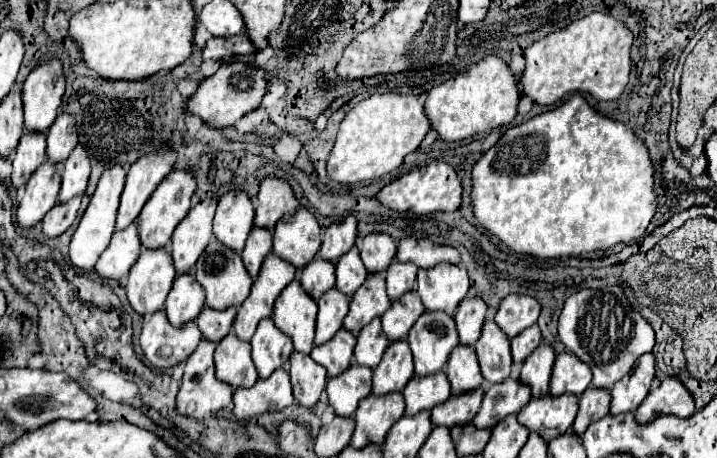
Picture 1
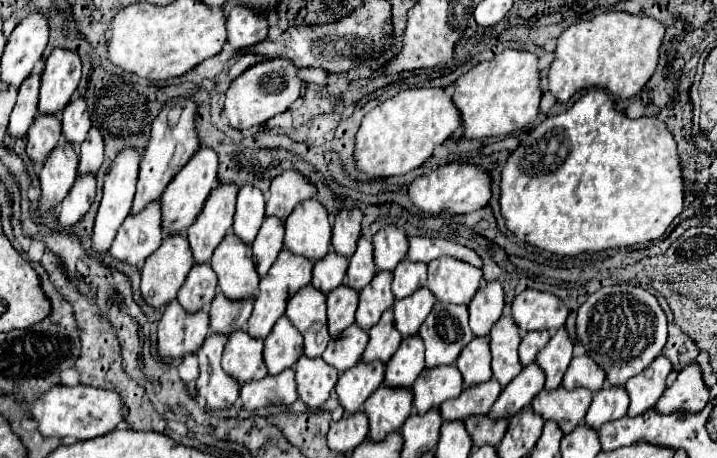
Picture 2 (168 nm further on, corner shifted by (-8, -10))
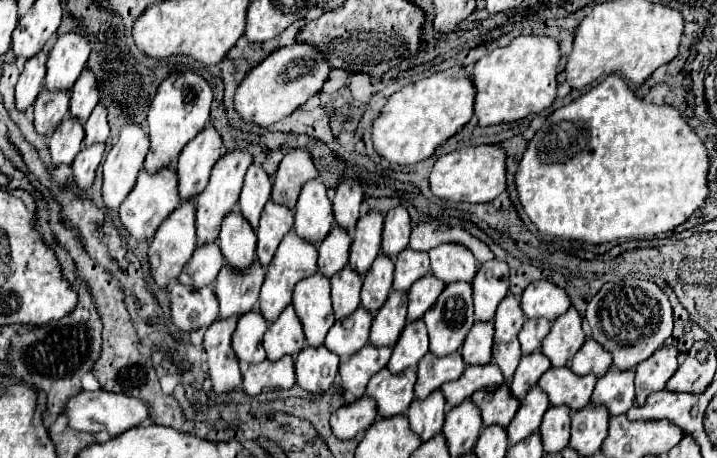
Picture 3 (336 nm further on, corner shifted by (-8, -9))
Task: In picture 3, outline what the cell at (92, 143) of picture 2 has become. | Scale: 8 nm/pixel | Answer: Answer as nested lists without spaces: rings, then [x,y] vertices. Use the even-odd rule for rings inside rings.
[[[97,104],[95,110],[91,112],[89,120],[85,122],[85,138],[83,144],[91,146],[93,142],[105,142],[109,136],[109,124],[107,124],[107,114],[105,106]]]

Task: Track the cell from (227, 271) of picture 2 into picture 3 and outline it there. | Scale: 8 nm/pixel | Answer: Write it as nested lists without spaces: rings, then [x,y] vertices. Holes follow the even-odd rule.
[[[239,210],[225,216],[219,234],[219,246],[229,266],[235,270],[247,270],[255,260],[255,230],[241,218]]]

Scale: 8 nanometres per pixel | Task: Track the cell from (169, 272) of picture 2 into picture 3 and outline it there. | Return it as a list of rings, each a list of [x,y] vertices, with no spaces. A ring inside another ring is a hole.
[[[195,200],[193,202],[181,202],[165,222],[157,228],[157,232],[151,238],[149,246],[149,264],[151,264],[151,276],[157,282],[159,288],[167,288],[183,270],[187,260],[191,258],[195,250]]]

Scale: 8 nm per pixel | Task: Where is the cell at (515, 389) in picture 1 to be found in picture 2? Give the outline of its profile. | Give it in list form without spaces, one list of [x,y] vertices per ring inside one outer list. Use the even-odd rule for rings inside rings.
[[[531,363],[529,367],[523,367],[523,371],[501,391],[499,399],[489,411],[489,417],[497,421],[517,415],[521,409],[531,405],[531,401],[543,391],[543,385],[545,375],[537,365]]]

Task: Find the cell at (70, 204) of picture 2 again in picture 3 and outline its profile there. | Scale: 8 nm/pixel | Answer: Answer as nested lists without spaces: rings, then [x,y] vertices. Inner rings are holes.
[[[93,144],[93,146],[87,146],[83,148],[77,158],[73,160],[73,176],[75,176],[75,182],[77,182],[77,188],[81,192],[89,190],[91,184],[93,184],[93,178],[95,178],[95,170],[103,158],[103,150],[105,150],[105,144]]]

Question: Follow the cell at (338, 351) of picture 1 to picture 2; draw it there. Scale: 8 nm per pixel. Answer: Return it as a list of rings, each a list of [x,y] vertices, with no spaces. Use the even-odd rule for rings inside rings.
[[[351,325],[337,339],[329,341],[323,353],[323,359],[331,367],[335,367],[339,373],[345,373],[347,369],[359,363],[367,343],[369,343],[369,335],[357,325]]]

